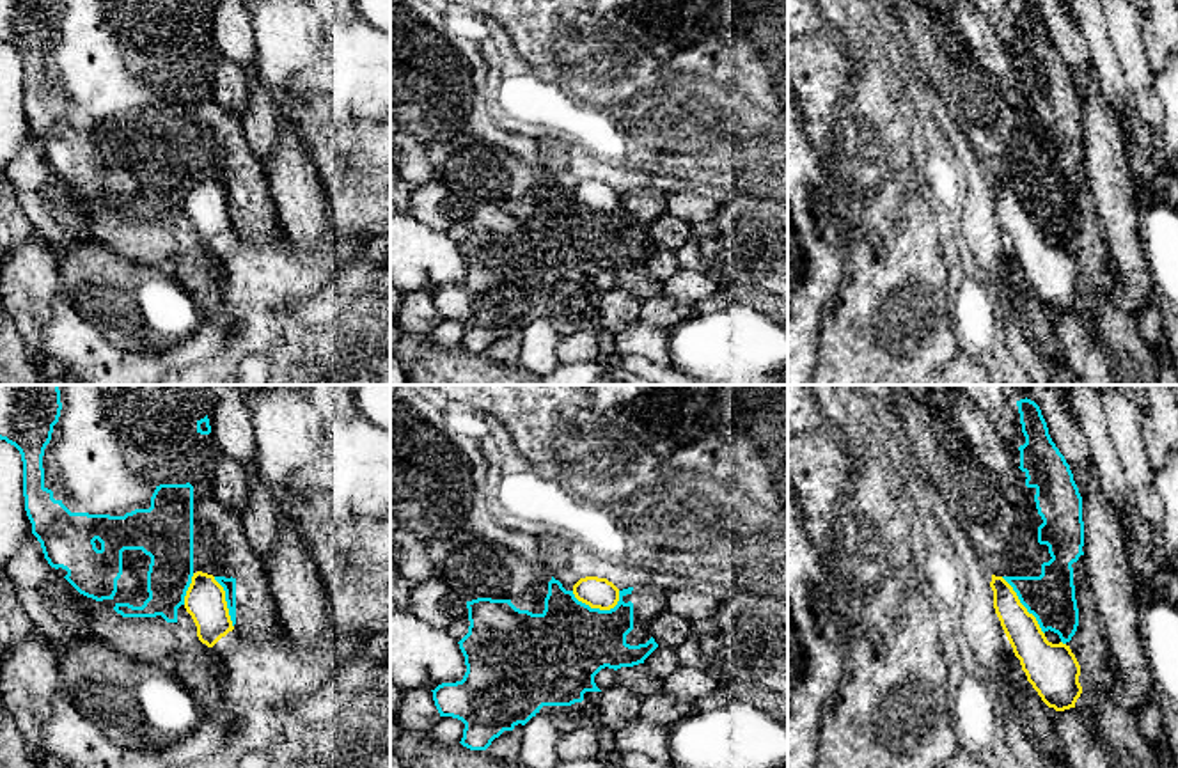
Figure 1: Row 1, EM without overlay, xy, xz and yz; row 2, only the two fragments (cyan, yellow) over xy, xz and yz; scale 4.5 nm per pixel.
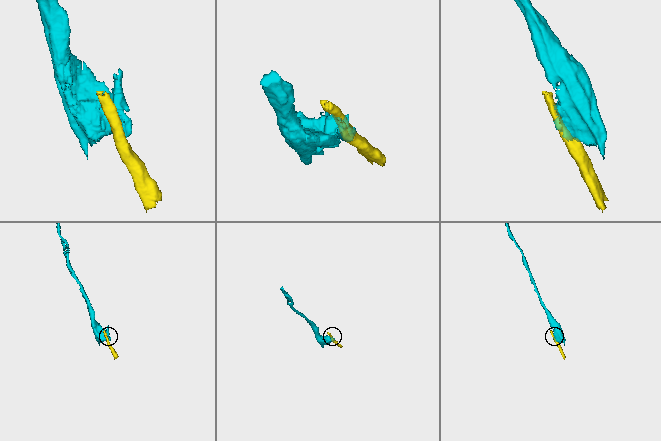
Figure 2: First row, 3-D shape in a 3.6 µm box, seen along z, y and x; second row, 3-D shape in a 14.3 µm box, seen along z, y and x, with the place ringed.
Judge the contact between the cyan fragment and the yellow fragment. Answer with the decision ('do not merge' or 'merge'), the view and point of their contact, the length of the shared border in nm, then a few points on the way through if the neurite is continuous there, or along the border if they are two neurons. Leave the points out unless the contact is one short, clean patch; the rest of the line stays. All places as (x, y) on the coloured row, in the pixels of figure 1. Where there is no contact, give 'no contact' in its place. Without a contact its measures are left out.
do not merge; meets cyan in xz at (595, 609); contact 220 nm long

